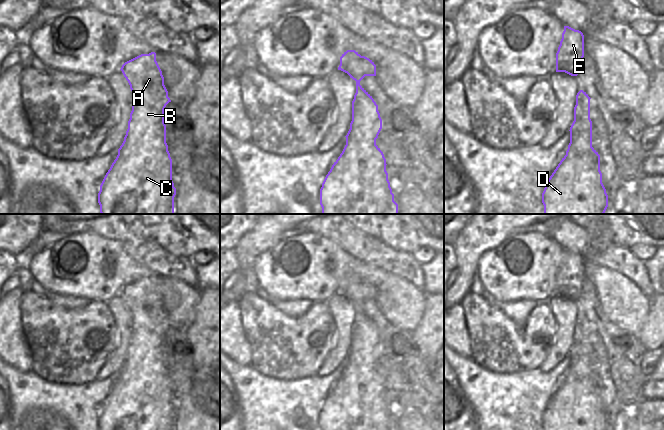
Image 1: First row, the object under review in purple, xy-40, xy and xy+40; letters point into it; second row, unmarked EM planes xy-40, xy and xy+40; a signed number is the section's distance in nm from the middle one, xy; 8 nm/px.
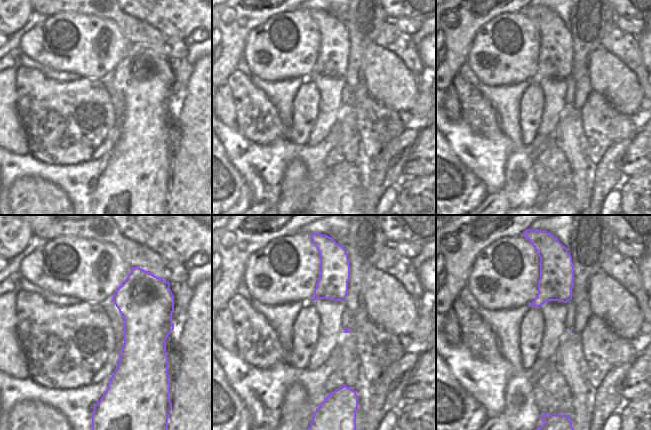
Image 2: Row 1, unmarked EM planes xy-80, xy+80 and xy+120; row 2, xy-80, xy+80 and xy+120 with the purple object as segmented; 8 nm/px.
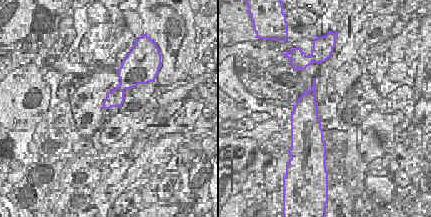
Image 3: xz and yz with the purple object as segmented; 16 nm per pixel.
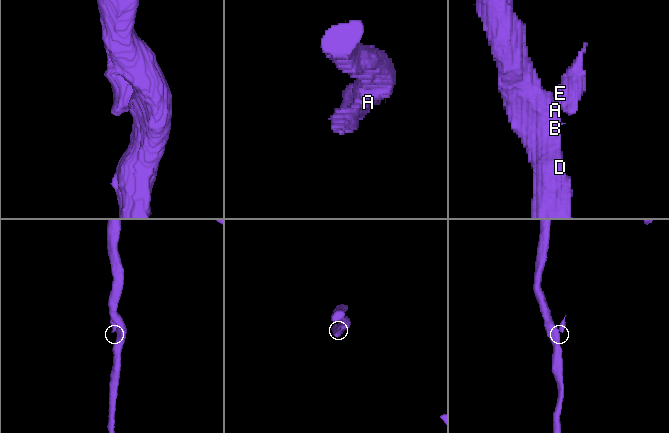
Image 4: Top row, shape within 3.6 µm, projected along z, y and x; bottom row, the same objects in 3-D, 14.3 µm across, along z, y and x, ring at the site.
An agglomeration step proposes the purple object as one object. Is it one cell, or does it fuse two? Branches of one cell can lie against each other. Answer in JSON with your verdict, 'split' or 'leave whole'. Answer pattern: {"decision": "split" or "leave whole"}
{"decision": "split"}

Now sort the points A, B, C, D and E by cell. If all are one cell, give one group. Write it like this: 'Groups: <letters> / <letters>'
Groups: A B C D / E

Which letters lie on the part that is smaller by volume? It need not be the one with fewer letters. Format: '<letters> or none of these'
E

